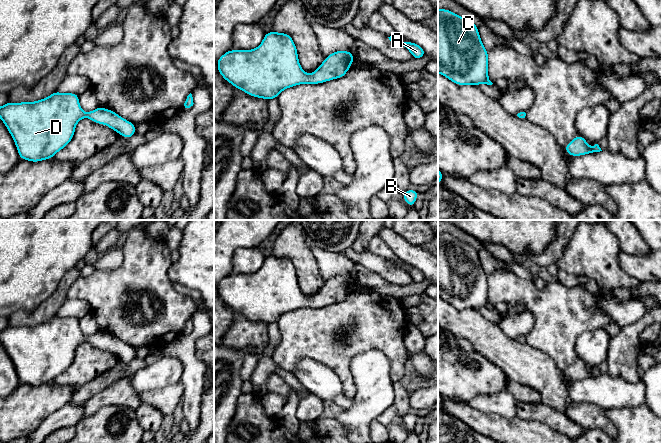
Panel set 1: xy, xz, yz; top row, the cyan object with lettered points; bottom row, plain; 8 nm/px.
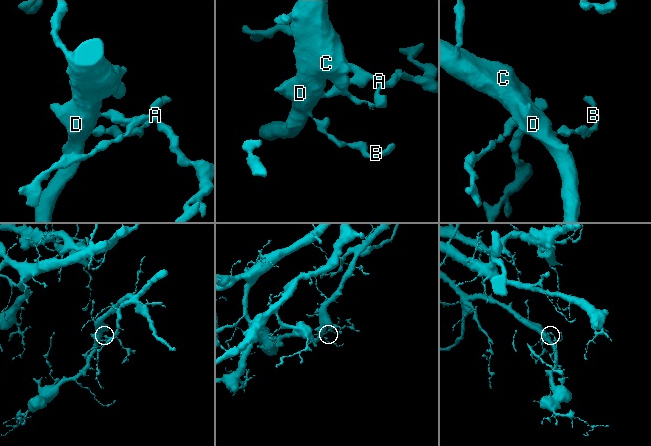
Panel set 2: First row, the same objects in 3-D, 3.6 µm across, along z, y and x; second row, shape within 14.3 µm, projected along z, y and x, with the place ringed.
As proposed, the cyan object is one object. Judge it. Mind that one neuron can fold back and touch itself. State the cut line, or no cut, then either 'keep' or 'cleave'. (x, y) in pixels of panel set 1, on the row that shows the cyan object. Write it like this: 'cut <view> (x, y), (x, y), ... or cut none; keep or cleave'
cut none; keep

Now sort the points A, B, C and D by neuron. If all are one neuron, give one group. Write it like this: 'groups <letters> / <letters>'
groups A B C D

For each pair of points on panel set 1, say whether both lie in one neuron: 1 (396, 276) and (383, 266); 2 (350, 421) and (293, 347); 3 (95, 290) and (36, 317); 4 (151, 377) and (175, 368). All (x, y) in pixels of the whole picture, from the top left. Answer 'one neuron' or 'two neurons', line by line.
1: one neuron
2: two neurons
3: two neurons
4: one neuron

